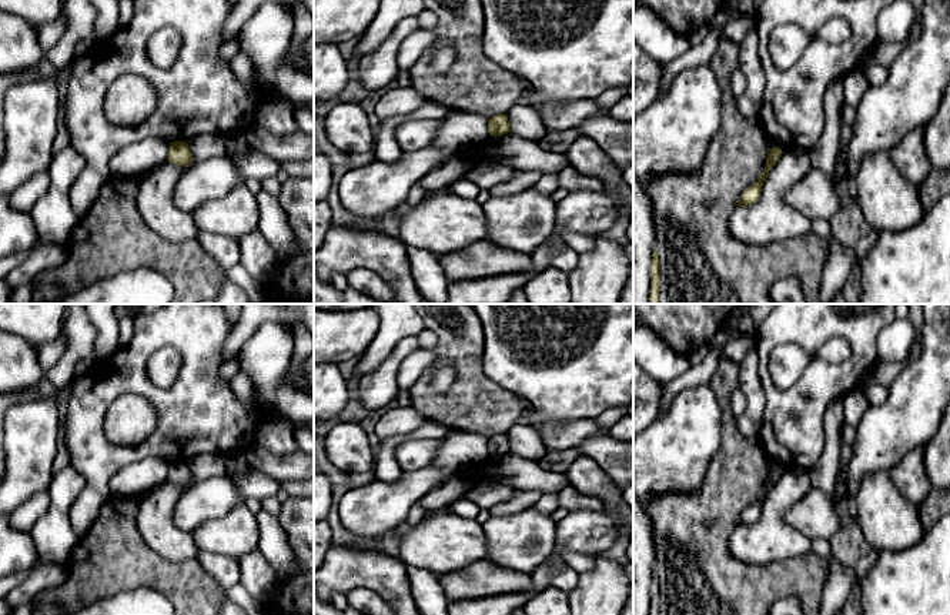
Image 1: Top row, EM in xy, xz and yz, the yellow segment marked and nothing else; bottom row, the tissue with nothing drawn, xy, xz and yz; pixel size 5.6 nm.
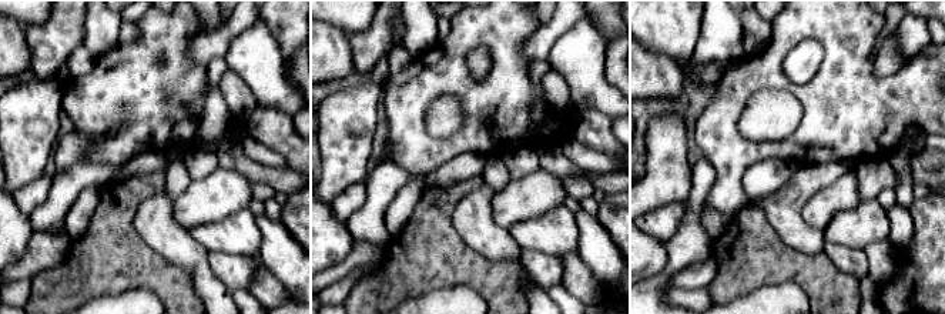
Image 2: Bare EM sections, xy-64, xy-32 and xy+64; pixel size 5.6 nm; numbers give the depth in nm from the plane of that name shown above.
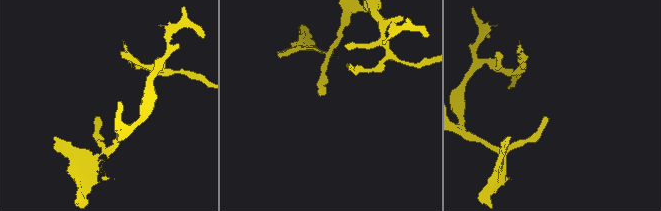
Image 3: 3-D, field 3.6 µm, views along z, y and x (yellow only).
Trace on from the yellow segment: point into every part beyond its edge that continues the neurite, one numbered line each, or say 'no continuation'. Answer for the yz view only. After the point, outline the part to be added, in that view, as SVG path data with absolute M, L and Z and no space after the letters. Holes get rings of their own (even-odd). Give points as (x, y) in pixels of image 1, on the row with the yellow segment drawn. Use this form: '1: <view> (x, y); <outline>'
no continuation

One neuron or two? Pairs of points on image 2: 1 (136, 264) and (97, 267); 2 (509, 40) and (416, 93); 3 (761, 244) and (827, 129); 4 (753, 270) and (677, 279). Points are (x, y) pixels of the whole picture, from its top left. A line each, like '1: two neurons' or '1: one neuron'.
1: one neuron
2: one neuron
3: two neurons
4: two neurons

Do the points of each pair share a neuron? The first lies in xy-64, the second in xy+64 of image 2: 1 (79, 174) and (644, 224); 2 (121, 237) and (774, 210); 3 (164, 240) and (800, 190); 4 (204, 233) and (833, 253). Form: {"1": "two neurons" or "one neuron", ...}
{"1": "two neurons", "2": "two neurons", "3": "one neuron", "4": "two neurons"}

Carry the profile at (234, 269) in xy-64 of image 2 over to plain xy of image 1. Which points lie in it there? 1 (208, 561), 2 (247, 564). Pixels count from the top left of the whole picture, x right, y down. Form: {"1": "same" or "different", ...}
{"1": "same", "2": "different"}

